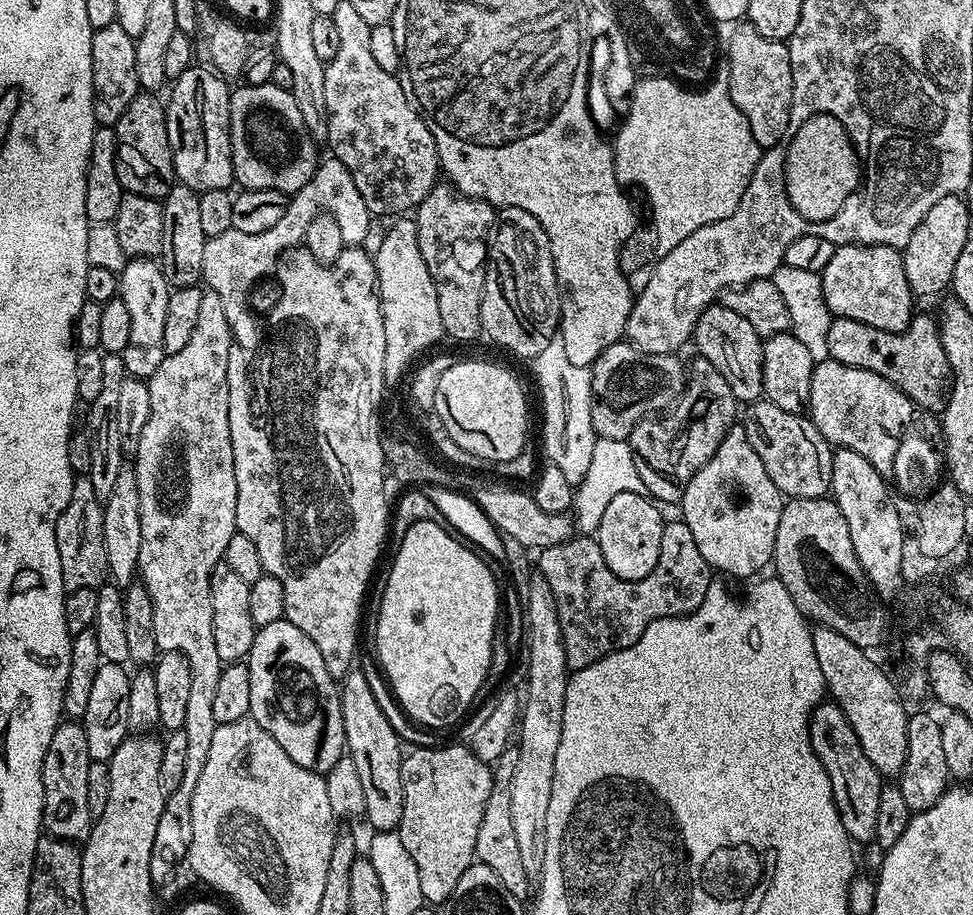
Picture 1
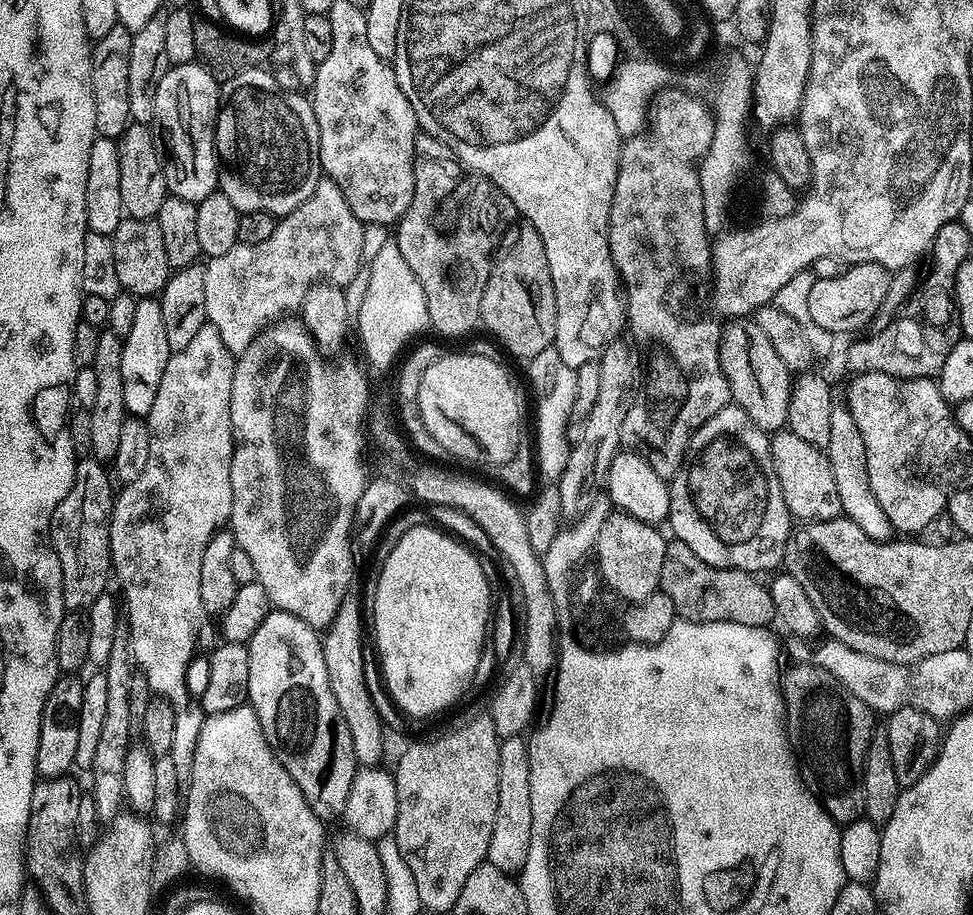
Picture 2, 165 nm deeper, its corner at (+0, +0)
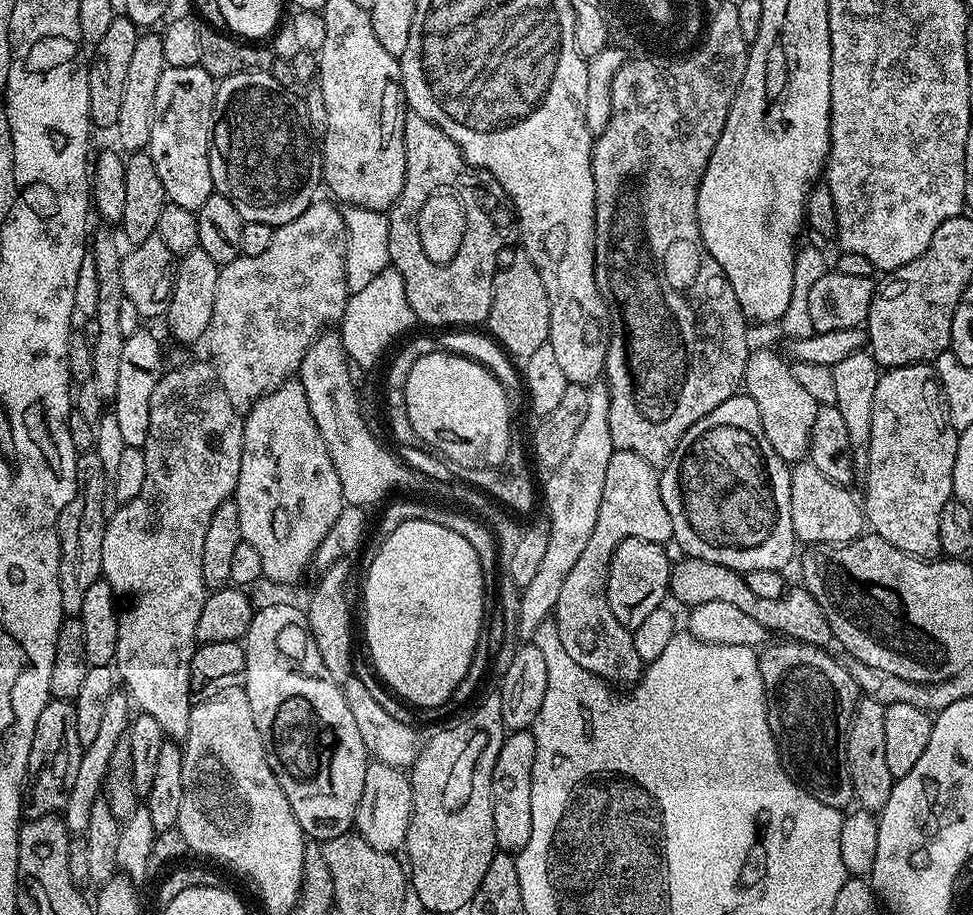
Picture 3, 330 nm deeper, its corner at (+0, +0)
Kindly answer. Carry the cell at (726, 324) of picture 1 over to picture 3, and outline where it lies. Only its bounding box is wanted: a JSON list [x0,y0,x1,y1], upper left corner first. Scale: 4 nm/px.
[742,348,818,466]

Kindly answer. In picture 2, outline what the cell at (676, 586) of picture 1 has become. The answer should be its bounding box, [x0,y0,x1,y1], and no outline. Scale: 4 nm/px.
[659,538,776,628]

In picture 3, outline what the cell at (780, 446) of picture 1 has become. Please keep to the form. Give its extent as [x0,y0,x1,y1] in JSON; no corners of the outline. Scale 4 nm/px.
[790,462,866,546]

